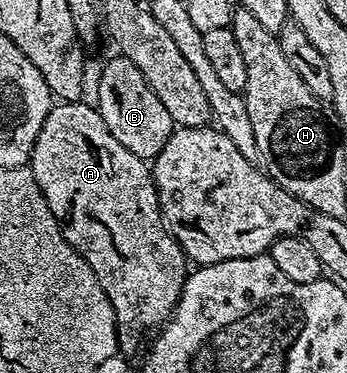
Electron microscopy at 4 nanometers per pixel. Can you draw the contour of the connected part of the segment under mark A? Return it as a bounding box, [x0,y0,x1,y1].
[28,101,188,353]

